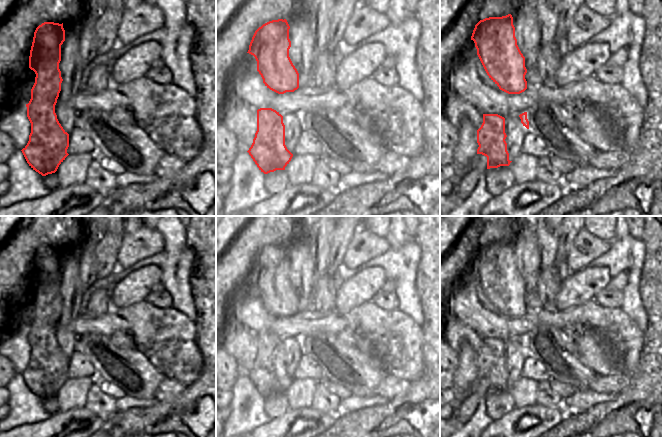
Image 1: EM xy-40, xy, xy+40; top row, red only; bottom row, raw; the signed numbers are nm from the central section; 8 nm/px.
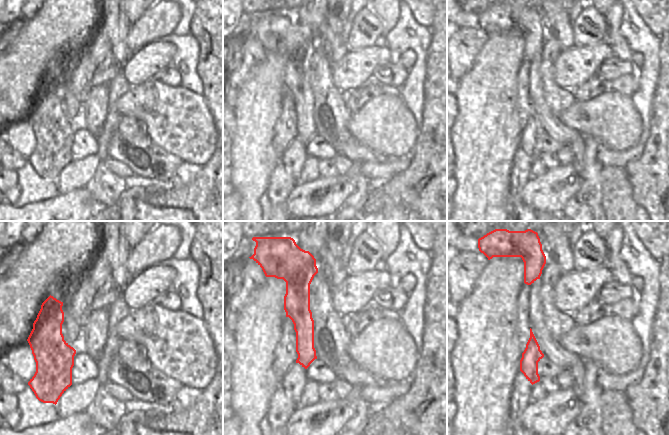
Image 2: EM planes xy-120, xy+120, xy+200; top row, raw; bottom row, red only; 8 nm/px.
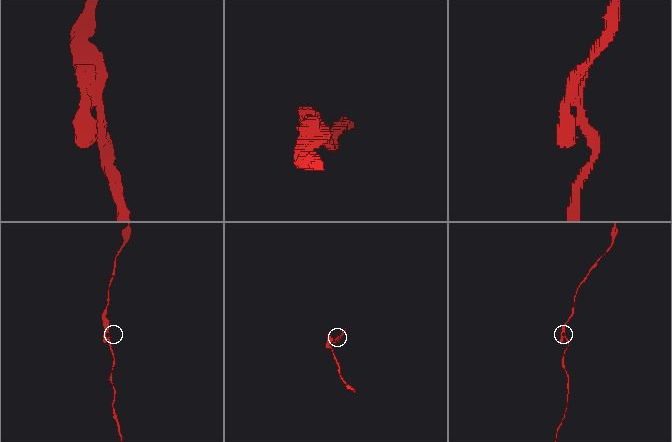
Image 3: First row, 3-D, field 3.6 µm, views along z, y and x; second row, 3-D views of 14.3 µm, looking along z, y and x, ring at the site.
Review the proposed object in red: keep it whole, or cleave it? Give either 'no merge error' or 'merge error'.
no merge error

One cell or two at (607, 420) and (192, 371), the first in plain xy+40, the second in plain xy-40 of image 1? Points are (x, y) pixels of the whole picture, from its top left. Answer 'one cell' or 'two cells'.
two cells

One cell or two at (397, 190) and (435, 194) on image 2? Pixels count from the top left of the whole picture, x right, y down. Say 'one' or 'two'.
one

